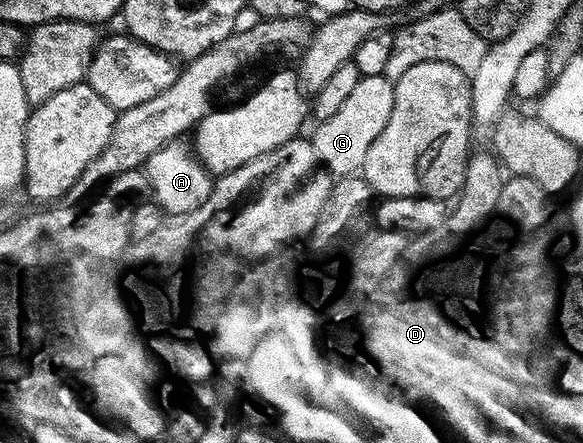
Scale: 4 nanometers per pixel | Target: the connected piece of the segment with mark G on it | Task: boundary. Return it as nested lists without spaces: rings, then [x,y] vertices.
[[[384,75],[361,77],[356,88],[351,91],[349,99],[345,100],[338,112],[316,125],[318,127],[310,138],[320,162],[333,176],[348,177],[357,174],[363,168],[367,150],[374,143],[374,138],[382,133],[393,113],[395,92],[395,82]]]

